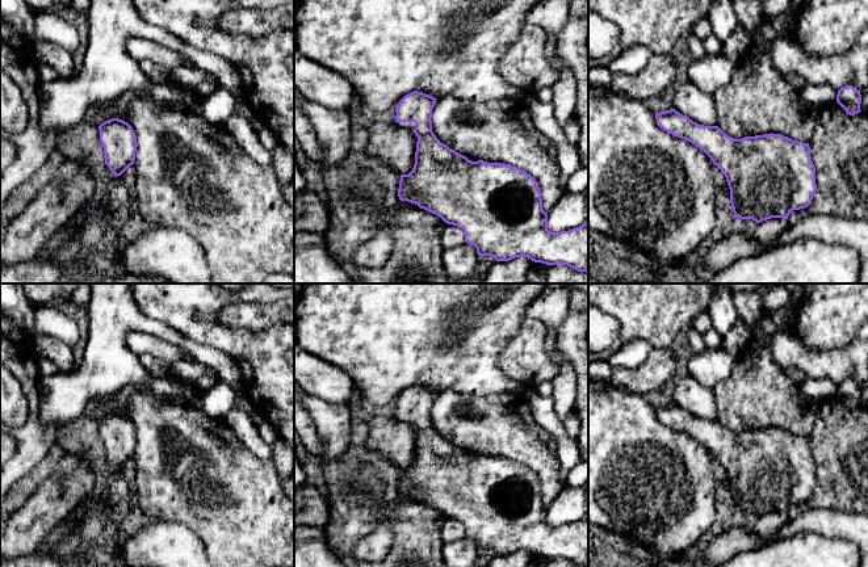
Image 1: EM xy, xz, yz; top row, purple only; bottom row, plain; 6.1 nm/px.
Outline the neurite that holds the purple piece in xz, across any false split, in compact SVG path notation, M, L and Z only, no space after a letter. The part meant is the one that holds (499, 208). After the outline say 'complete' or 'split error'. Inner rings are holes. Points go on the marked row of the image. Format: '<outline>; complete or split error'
M414 91L395 106L394 123L414 131L418 136L414 168L408 175L401 175L399 200L415 203L420 209L436 214L445 223L462 228L465 242L477 248L478 256L491 256L496 261L510 261L524 256L534 262L567 265L578 272L588 273L588 220L569 231L550 232L538 182L529 173L510 164L471 161L436 138L431 121L436 100L429 94Z; split error

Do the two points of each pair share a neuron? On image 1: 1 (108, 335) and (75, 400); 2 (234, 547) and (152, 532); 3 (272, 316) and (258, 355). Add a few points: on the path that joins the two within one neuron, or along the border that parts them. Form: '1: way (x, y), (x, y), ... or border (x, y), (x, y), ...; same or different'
1: way (107, 351), (107, 362), (84, 385); same
2: border (176, 521), (188, 526), (197, 536), (206, 553); different
3: border (280, 323), (260, 330), (237, 328); different

